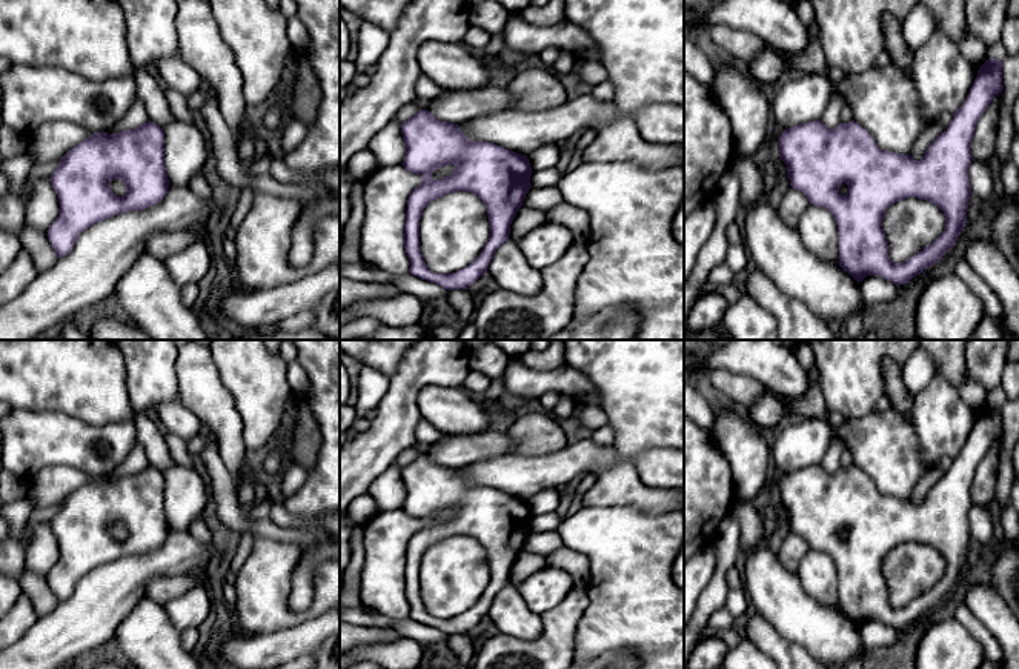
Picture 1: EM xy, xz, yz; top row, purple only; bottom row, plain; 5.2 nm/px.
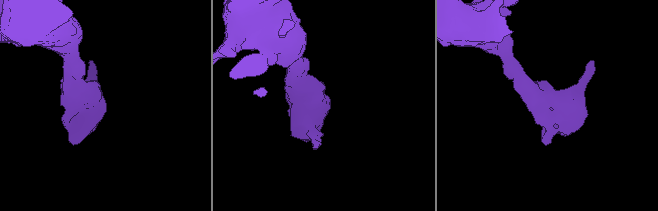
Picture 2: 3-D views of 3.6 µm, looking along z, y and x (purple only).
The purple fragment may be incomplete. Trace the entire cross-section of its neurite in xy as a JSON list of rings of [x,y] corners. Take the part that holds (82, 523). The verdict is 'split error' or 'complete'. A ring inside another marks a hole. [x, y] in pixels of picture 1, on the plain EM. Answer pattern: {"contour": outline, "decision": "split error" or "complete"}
{"contour": [[[148,464],[135,474],[117,478],[94,477],[60,503],[49,526],[58,541],[60,557],[48,574],[48,583],[61,603],[89,571],[121,557],[143,555],[164,543],[171,526],[164,512],[163,472]],[[115,523],[126,529],[126,538],[121,541],[111,535],[109,528]]], "decision": "complete"}

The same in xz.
{"contour": [[[420,454],[401,469],[406,489],[403,511],[423,521],[407,544],[404,594],[409,618],[436,627],[447,635],[467,634],[484,617],[496,594],[509,584],[510,569],[532,532],[527,500],[507,495],[489,486],[472,486],[458,469]],[[453,509],[450,520],[433,524],[432,517]],[[455,535],[475,538],[487,552],[490,580],[480,600],[452,618],[436,618],[426,611],[420,595],[420,564],[424,552]]], "decision": "complete"}

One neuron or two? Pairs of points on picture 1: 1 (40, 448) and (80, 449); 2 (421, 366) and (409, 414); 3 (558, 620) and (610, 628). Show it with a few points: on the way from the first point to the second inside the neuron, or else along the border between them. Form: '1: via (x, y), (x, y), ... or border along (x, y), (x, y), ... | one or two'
1: via (49, 448), (71, 448) | one
2: via (409, 379), (409, 402) | one
3: border along (587, 588), (587, 608), (577, 626), (574, 652) | two

